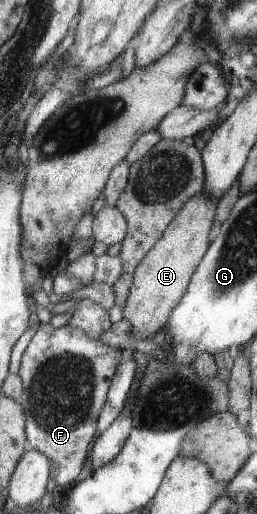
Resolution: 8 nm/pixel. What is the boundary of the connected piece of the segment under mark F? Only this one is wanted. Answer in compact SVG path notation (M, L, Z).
M51 324L39 326L23 353L18 374L23 381L21 399L27 415L26 448L27 451L39 451L50 458L51 479L57 488L75 481L85 465L93 435L98 431L98 427L95 427L98 425L97 417L101 415L109 397L110 385L118 373L121 353L122 349L103 345L103 341L91 338L83 329L69 325L56 329Z

